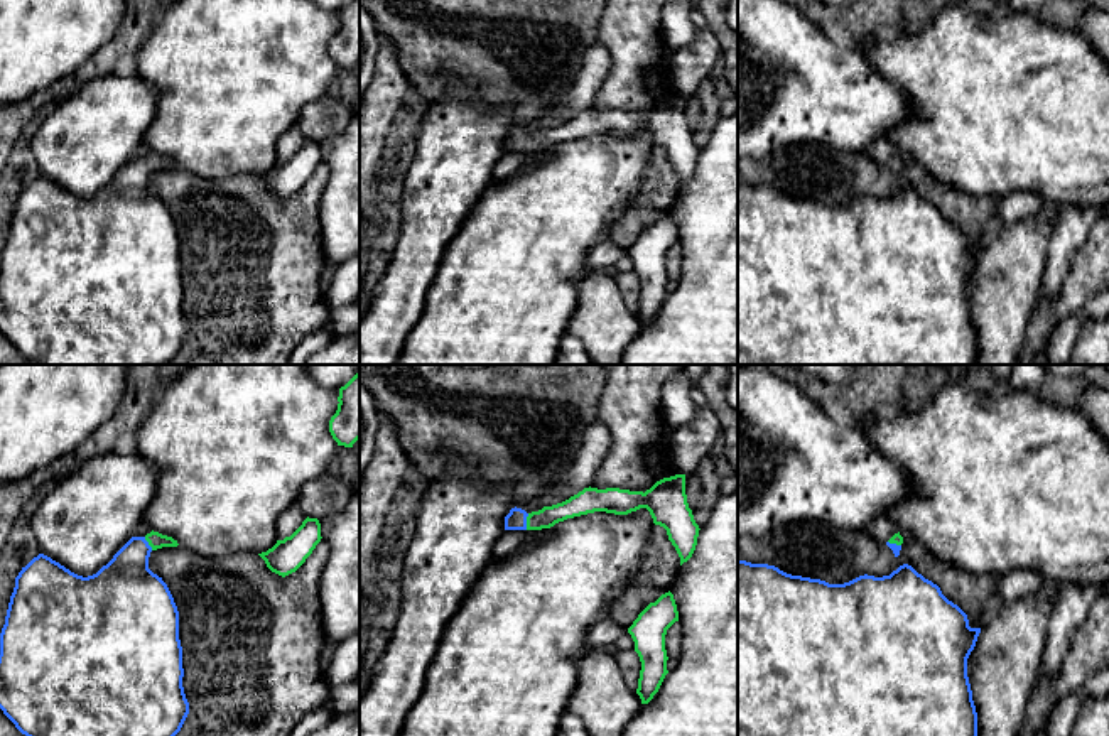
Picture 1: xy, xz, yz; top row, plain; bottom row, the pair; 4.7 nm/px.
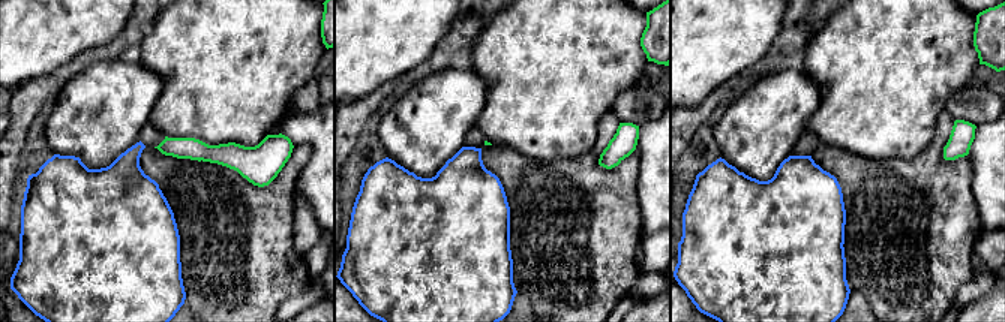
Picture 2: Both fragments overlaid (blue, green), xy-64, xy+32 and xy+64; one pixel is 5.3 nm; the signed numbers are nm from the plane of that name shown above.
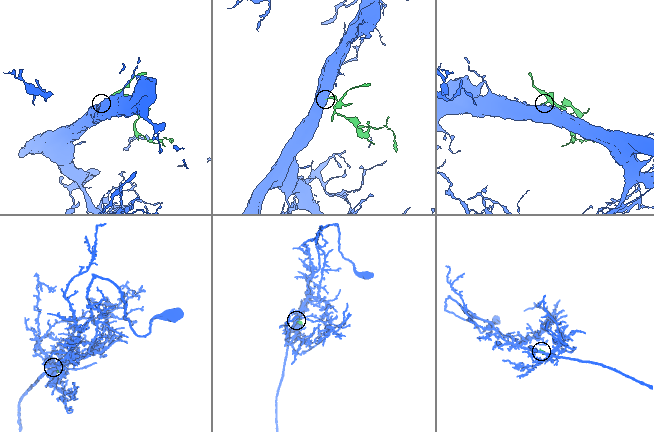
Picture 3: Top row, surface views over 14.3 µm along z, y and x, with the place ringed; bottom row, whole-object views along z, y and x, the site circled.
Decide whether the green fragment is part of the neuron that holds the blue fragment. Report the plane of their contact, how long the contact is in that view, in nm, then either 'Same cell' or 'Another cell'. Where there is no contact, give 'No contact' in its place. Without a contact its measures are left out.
Touches blue in xz. Shared border 80 nm. Same cell

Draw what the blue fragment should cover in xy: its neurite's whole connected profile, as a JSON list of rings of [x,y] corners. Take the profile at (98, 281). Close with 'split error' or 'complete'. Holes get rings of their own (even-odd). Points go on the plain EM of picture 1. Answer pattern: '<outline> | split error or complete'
[[[150,154],[132,159],[96,196],[83,199],[39,176],[15,199],[0,255],[0,331],[35,365],[169,365],[189,324],[182,309],[179,233],[167,206],[149,191],[152,172],[177,162]]] | split error

